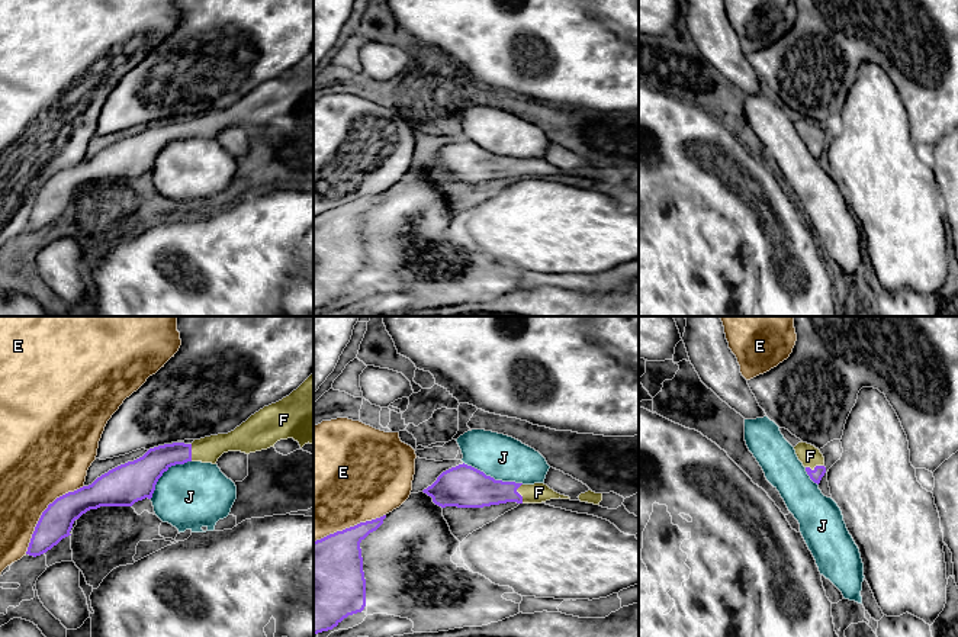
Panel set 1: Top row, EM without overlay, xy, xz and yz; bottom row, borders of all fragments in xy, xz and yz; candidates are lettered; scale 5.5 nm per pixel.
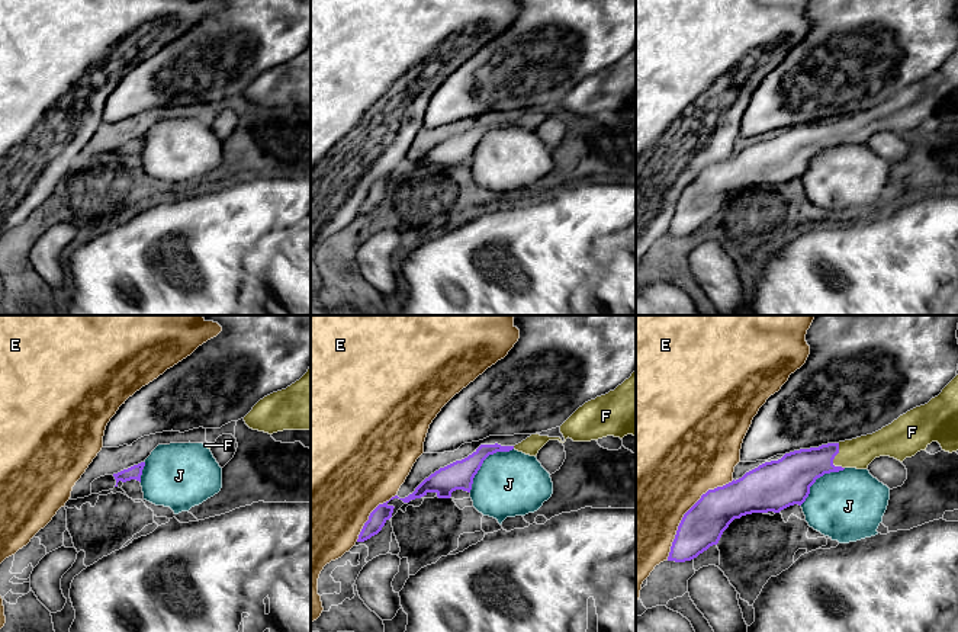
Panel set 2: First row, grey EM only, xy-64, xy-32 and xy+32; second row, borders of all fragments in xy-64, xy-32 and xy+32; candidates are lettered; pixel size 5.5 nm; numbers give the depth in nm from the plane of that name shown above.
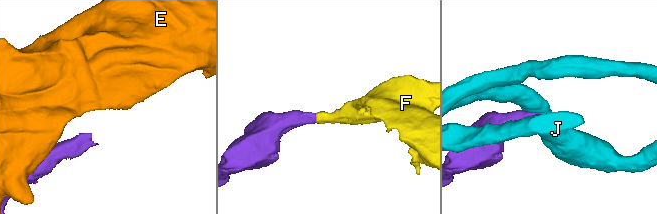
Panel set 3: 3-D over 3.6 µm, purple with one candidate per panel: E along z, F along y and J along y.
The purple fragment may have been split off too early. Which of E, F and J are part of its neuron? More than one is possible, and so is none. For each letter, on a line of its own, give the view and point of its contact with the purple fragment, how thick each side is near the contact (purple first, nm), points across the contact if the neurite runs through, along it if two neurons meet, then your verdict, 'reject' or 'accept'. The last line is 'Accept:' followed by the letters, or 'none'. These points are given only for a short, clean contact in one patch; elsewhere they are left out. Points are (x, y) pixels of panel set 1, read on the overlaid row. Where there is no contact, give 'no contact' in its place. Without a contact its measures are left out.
E: xy (42, 512) | 190/400 nm | reject
F: yz (816, 466) | 70/120 nm | across yz (816, 475), (816, 466), (810, 456) | accept
J: xz (492, 478) | 240/240 nm | along xz (463, 462), (495, 479), (523, 483) | reject
Accept: F

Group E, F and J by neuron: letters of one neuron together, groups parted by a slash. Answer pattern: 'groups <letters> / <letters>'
groups E / F / J

